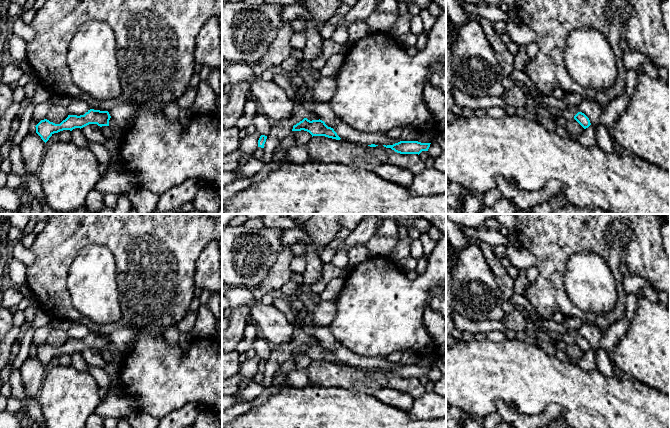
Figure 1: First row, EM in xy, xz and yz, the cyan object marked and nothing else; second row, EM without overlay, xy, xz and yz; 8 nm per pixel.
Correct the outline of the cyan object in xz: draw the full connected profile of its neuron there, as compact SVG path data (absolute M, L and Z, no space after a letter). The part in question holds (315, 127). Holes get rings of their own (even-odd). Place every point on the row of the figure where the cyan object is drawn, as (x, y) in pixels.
M304 118L302 121L293 126L292 131L307 131L313 136L325 136L328 138L340 140L333 128L328 127L322 120L308 120Z

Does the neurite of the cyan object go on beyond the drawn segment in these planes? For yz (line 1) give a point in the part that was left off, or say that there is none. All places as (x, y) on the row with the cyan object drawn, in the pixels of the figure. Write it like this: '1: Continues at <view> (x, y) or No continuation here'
1: No continuation here

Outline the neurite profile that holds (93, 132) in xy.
M89 124L81 128L81 131L90 142L104 144L108 140L97 124Z

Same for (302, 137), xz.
M304 130L301 131L292 131L292 134L295 136L296 141L295 145L307 145L308 142L311 140L312 135Z

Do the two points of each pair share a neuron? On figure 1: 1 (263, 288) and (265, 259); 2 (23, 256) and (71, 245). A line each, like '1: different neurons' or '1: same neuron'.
1: different neurons
2: different neurons

